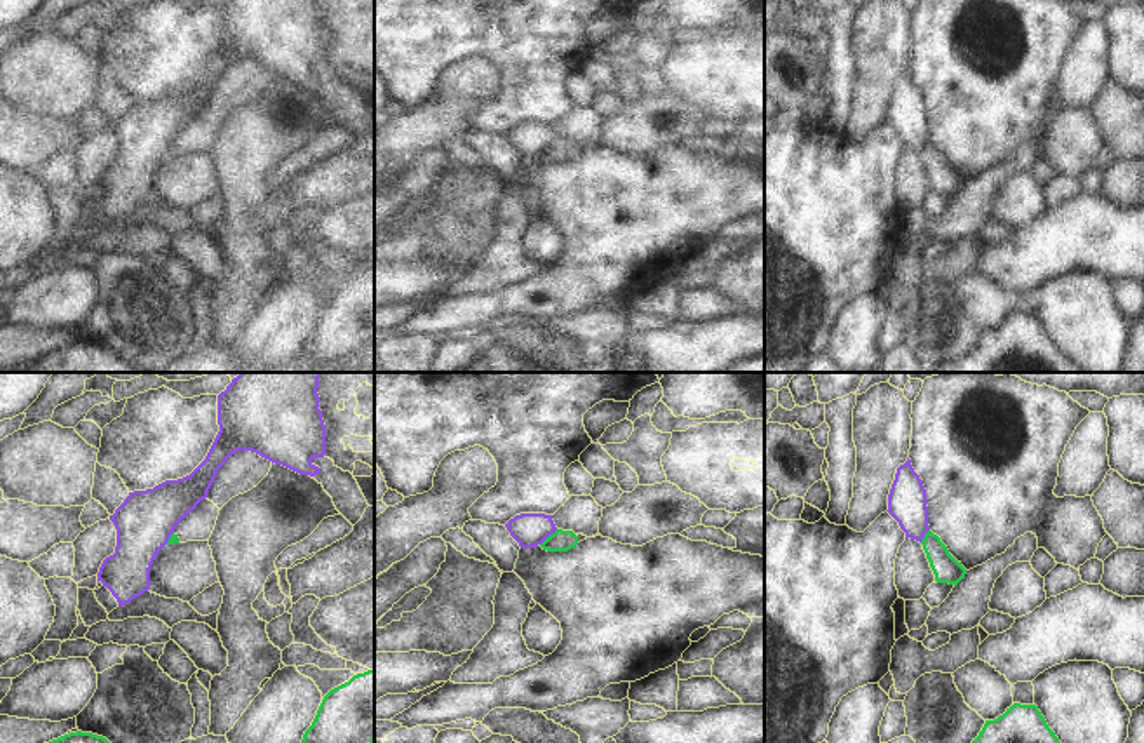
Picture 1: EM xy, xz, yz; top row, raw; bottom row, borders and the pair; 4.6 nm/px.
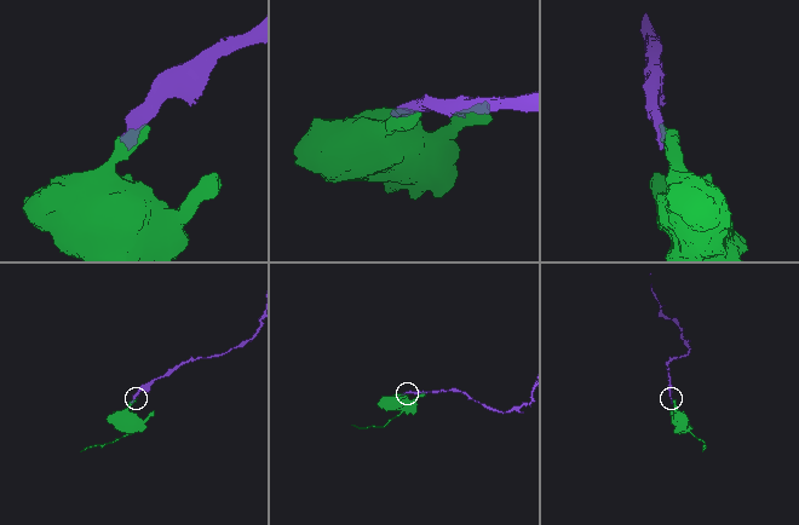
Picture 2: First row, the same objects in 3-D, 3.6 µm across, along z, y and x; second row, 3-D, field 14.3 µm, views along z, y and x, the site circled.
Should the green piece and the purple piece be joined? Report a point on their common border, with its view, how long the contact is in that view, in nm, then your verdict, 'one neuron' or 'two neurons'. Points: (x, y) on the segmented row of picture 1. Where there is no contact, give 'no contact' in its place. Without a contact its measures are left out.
xz (549, 536) | 120 nm | two neurons

